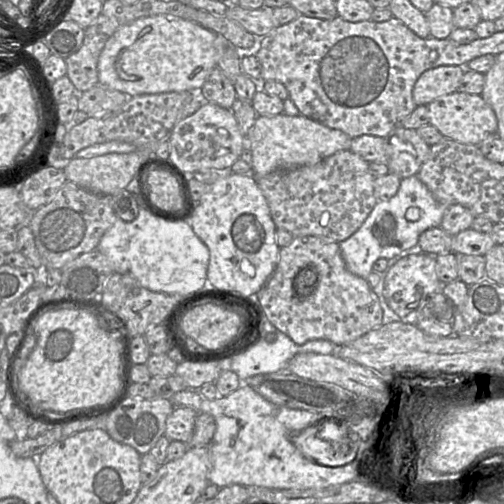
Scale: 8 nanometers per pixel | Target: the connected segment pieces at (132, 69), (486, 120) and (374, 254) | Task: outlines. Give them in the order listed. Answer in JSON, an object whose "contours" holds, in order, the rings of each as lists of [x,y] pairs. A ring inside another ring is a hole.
{"contours":[[[[146,16],[119,27],[106,41],[98,60],[98,83],[130,96],[166,92],[198,92],[213,68],[218,53],[214,47],[217,33],[177,16]]],[[[456,91],[435,99],[428,104],[428,109],[429,124],[436,127],[445,138],[463,144],[479,145],[493,136],[498,136],[496,114],[481,95]]],[[[417,175],[401,179],[398,192],[387,201],[377,201],[360,228],[339,243],[347,269],[354,275],[367,279],[376,260],[395,257],[402,251],[418,245],[419,236],[425,230],[441,227],[448,206],[450,205],[438,201]],[[410,207],[420,209],[421,216],[417,221],[406,219],[406,212]]]]}

